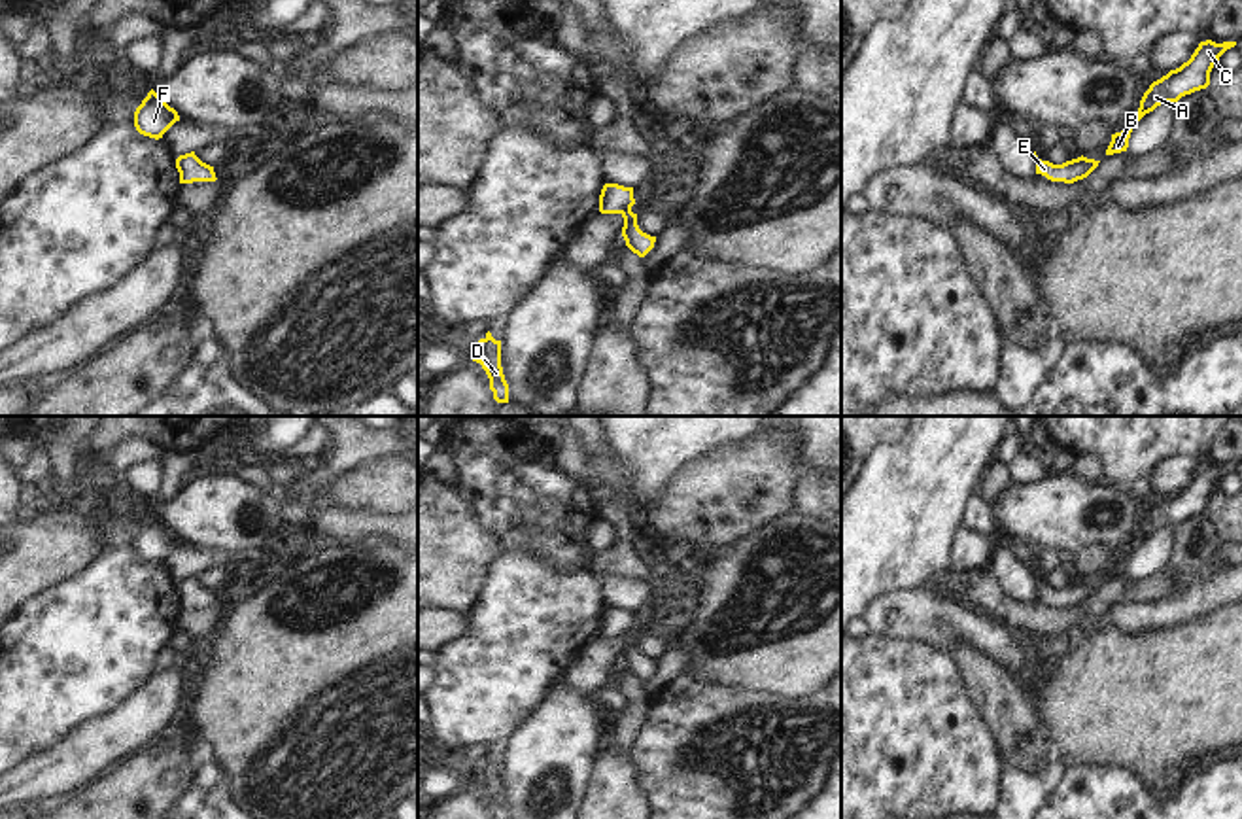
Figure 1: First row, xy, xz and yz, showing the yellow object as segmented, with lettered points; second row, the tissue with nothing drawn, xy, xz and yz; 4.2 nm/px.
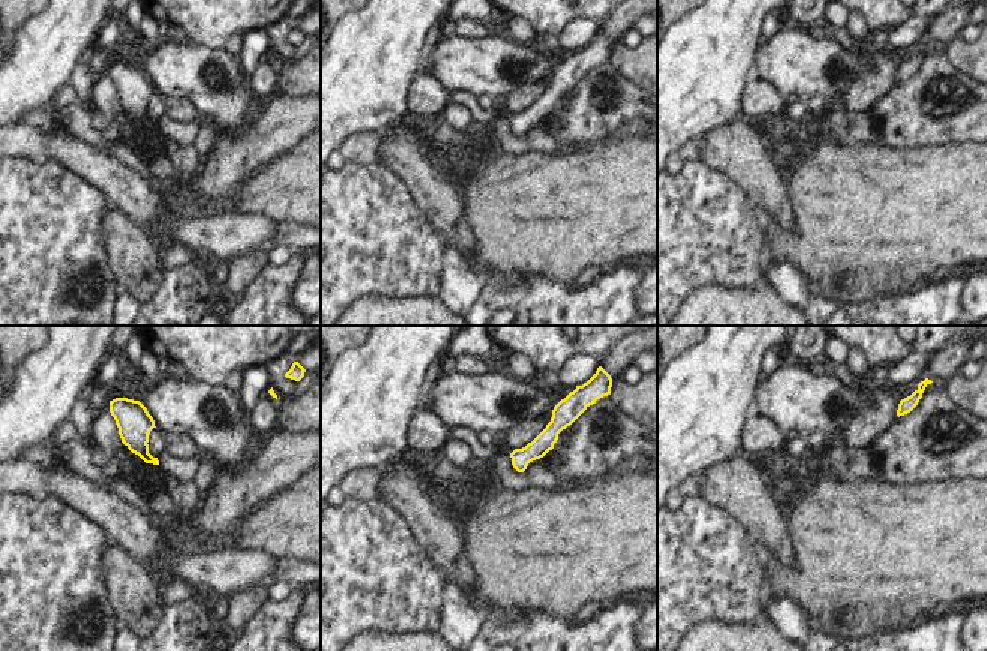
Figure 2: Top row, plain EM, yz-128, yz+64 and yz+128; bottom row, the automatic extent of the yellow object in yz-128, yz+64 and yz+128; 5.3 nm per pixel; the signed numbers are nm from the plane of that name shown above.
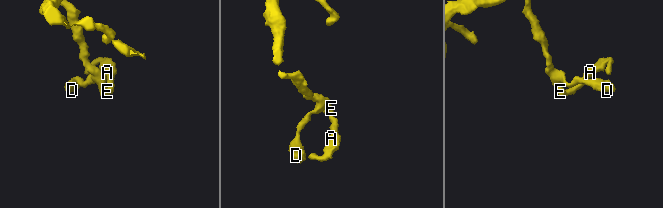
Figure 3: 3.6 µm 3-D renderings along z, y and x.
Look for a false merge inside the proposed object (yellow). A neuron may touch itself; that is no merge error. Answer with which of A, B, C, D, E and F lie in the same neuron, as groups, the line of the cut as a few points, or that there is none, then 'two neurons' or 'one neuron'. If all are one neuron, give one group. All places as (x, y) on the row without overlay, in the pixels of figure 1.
groups A B C D E F; cut none; one neuron

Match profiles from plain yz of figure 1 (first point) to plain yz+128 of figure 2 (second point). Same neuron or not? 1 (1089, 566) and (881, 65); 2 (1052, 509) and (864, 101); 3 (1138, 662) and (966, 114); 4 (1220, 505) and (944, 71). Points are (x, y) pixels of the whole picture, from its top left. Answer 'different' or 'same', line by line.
1: same
2: different
3: different
4: different

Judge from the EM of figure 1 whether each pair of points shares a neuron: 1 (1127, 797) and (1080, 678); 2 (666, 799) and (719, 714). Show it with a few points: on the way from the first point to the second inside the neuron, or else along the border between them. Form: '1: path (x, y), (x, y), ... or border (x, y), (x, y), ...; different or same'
1: border (1070, 763), (1127, 766), (1154, 785); different
2: path (687, 778), (717, 734); same

